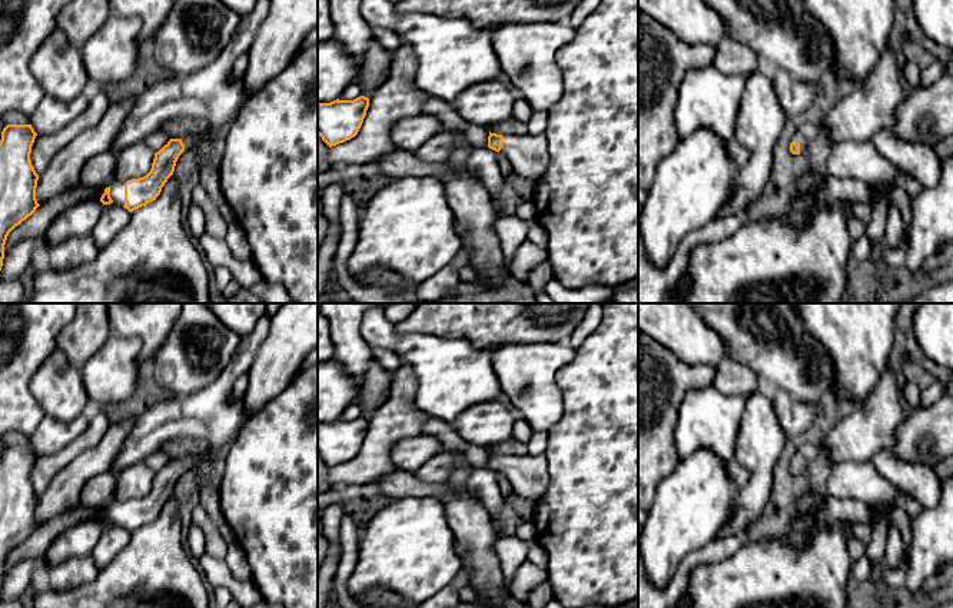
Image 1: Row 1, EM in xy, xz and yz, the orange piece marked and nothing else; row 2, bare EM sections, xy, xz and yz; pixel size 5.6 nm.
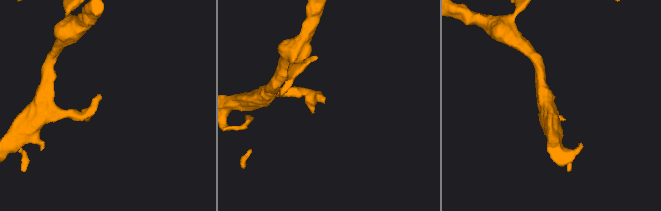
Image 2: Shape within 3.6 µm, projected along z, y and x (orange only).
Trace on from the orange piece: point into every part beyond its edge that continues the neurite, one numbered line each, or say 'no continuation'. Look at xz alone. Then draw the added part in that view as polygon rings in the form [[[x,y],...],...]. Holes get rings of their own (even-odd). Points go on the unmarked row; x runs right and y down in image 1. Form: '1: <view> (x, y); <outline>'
1: xz (528, 474); [[[504,455],[499,474],[512,485],[515,495],[531,501],[537,501],[549,484],[545,455]]]

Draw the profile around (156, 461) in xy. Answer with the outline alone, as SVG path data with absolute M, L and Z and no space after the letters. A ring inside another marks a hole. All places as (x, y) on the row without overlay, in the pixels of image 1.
M159 449L145 458L145 464L156 474L159 472L167 462L170 456L166 453L165 449Z

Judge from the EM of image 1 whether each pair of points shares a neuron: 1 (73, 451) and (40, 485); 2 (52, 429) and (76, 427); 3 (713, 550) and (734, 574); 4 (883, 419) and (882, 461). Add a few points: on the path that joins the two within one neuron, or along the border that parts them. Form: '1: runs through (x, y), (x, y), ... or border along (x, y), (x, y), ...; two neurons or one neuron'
1: runs through (63, 458), (45, 475); one neuron
2: runs through (57, 431), (70, 431); one neuron
3: border along (744, 542), (730, 557), (700, 564), (691, 572); two neurons
4: border along (886, 447), (880, 448), (869, 459); two neurons

